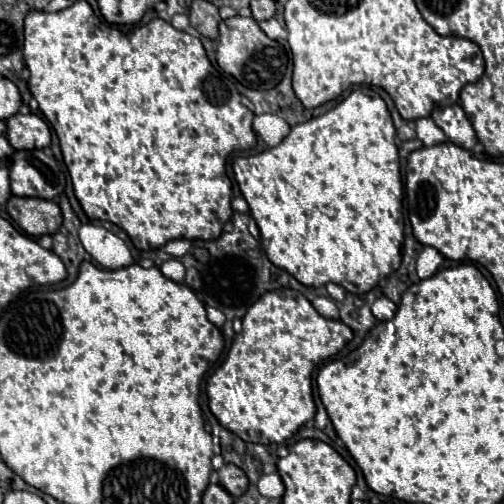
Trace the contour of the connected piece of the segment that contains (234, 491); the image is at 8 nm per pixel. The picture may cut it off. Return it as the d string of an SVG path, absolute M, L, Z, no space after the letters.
M225 465L221 471L219 471L219 483L233 495L233 497L241 497L247 487L249 487L249 479L247 475L237 467L237 465Z

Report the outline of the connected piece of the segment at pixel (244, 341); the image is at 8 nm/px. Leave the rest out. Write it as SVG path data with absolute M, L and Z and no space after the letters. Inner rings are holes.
M279 289L265 293L245 313L243 331L235 337L223 365L209 377L207 395L211 413L225 429L243 437L243 441L281 443L289 439L303 423L315 417L315 401L311 387L313 371L325 359L339 353L351 339L353 331L343 321L321 317L299 291Z

